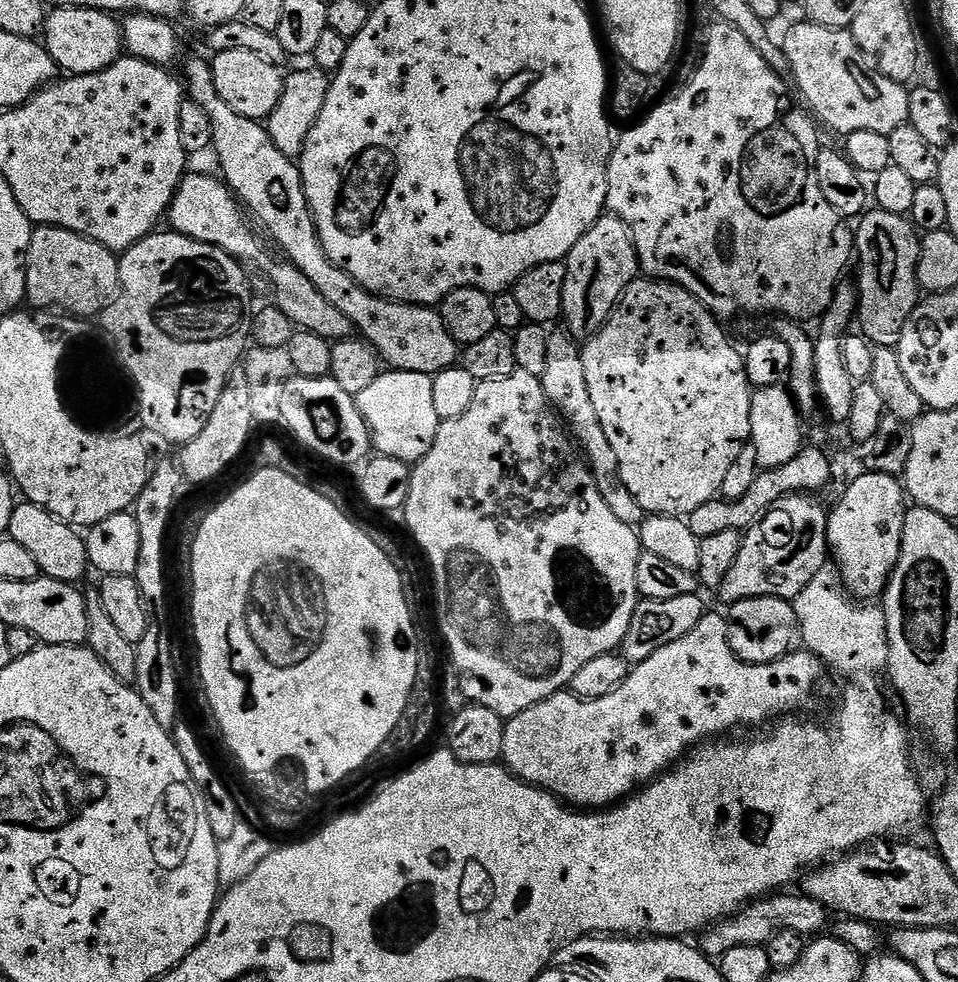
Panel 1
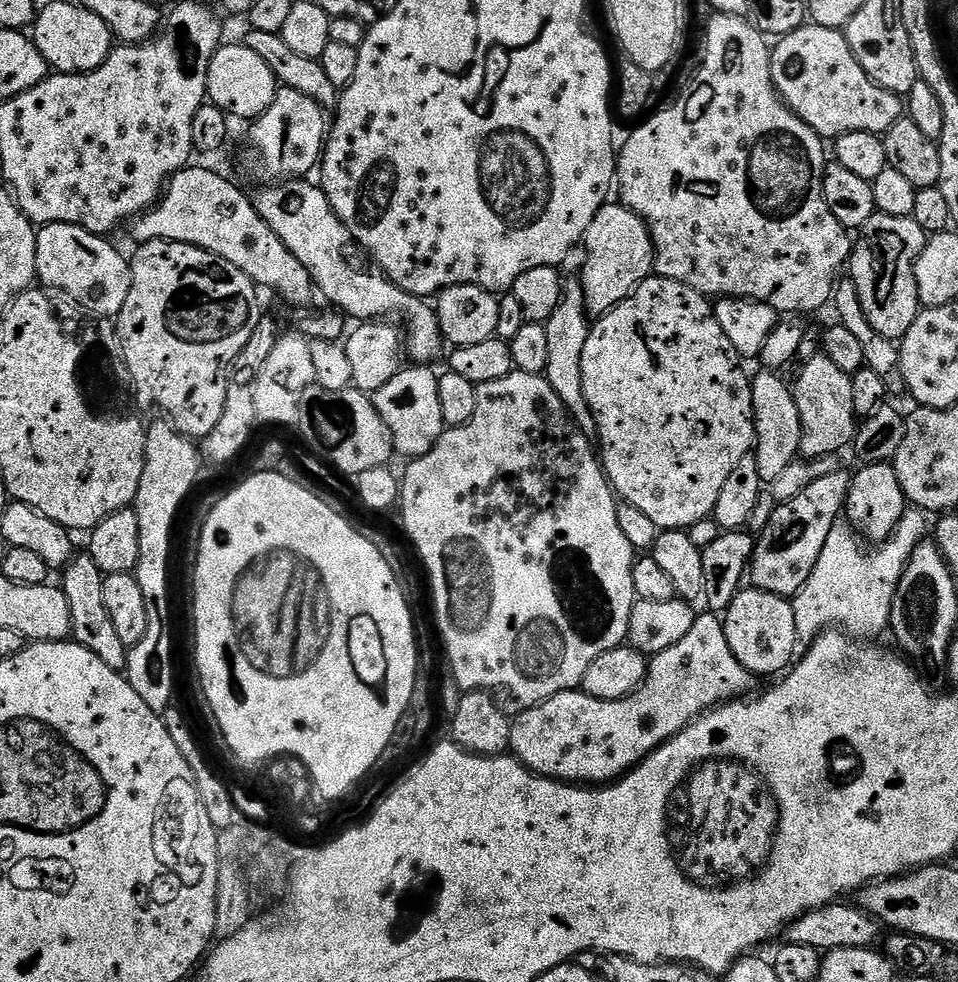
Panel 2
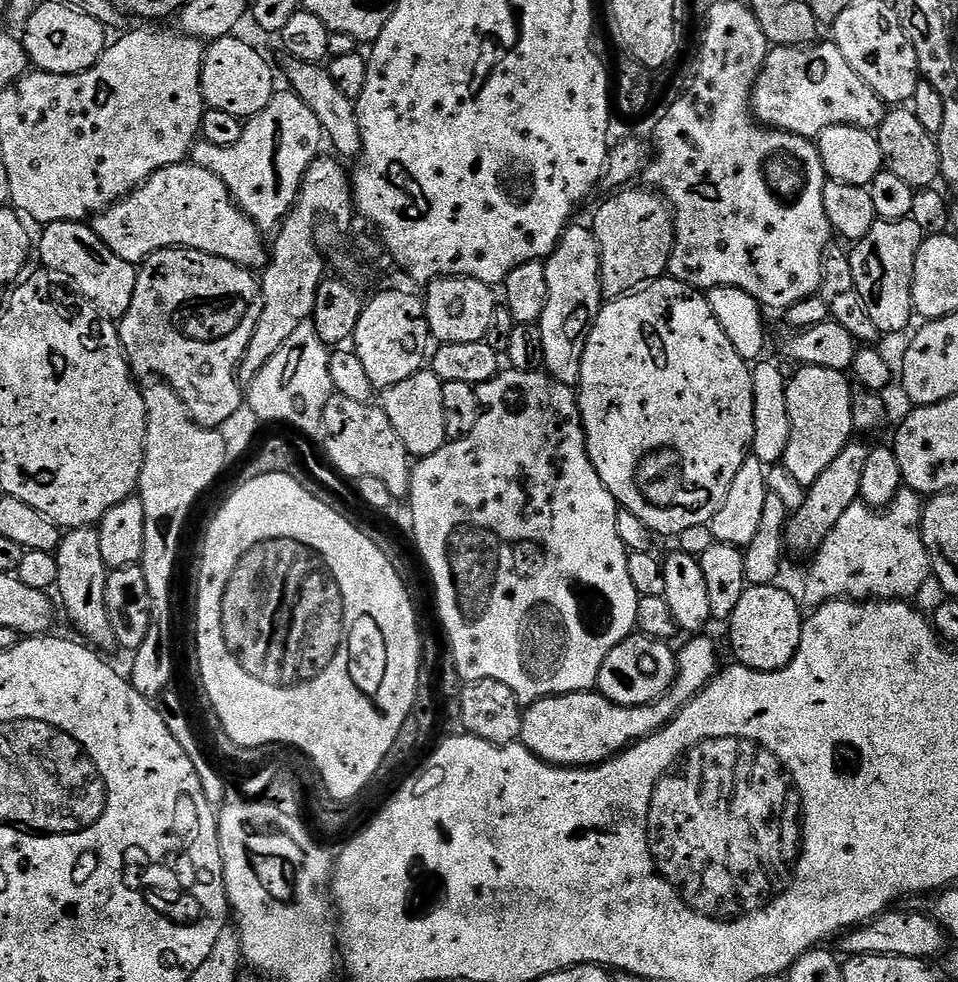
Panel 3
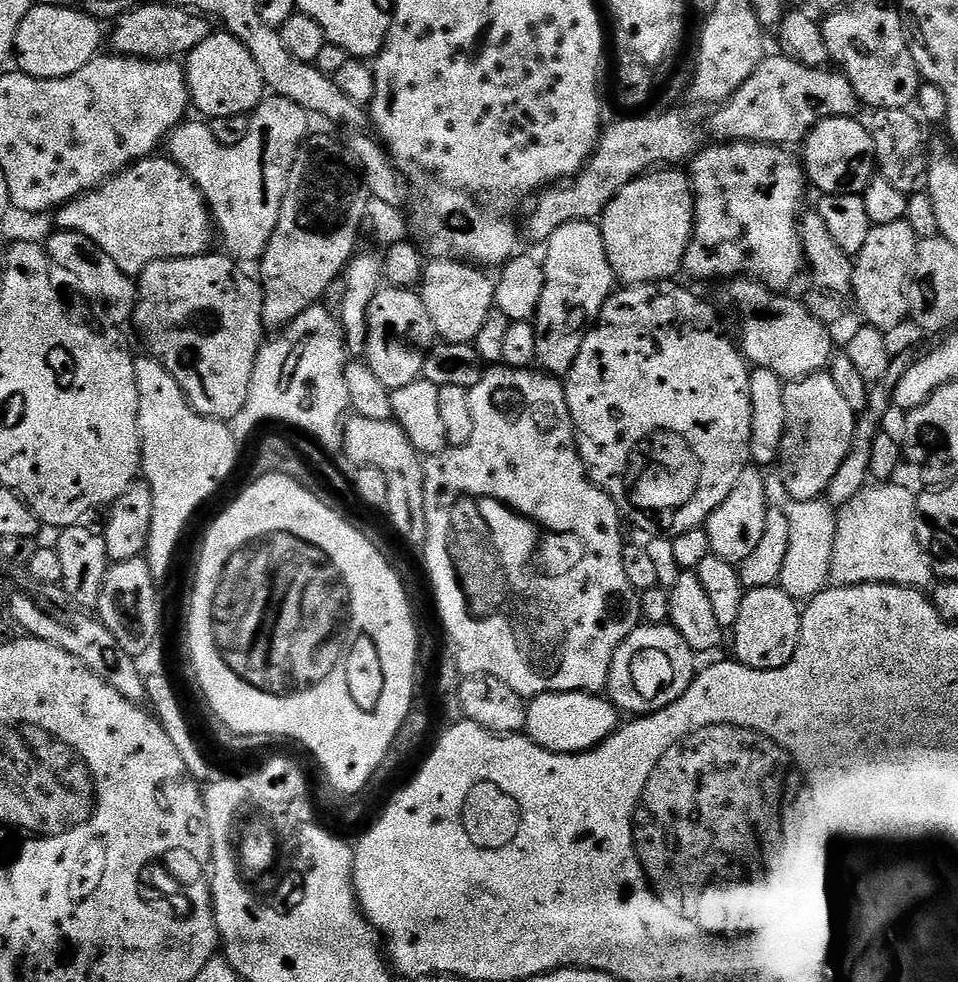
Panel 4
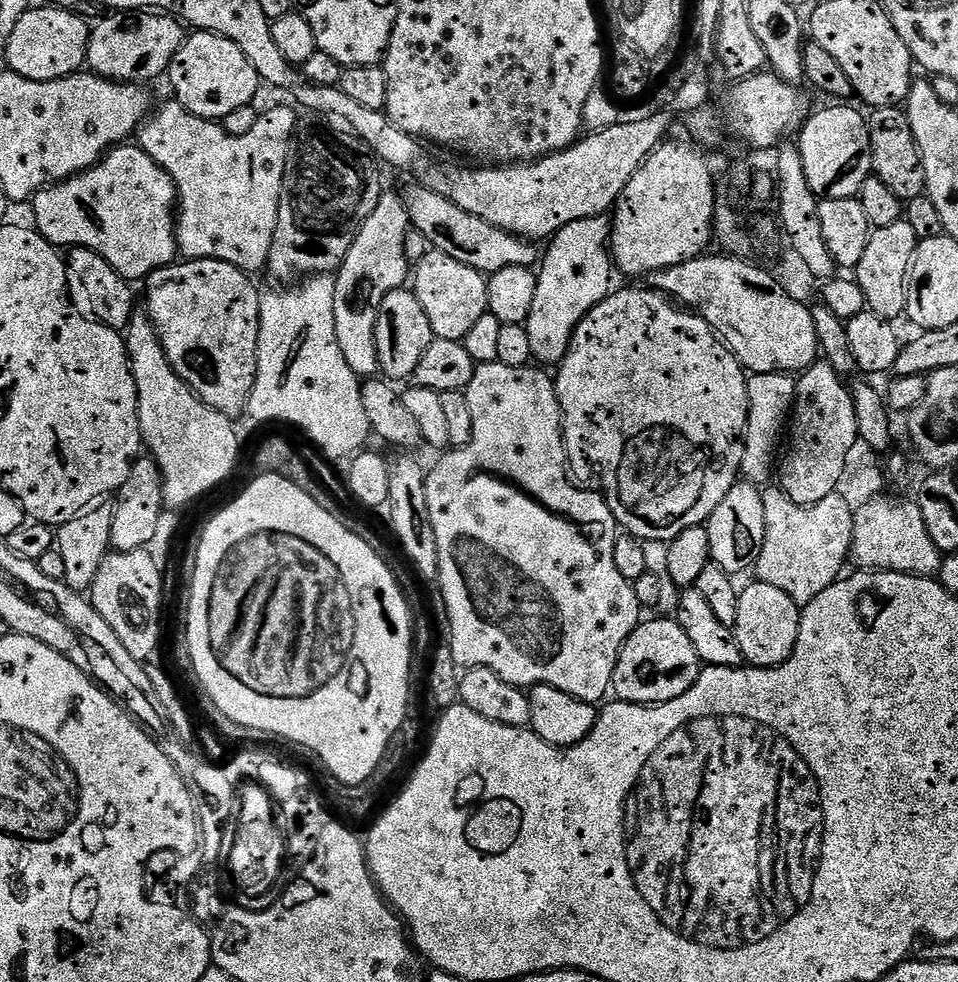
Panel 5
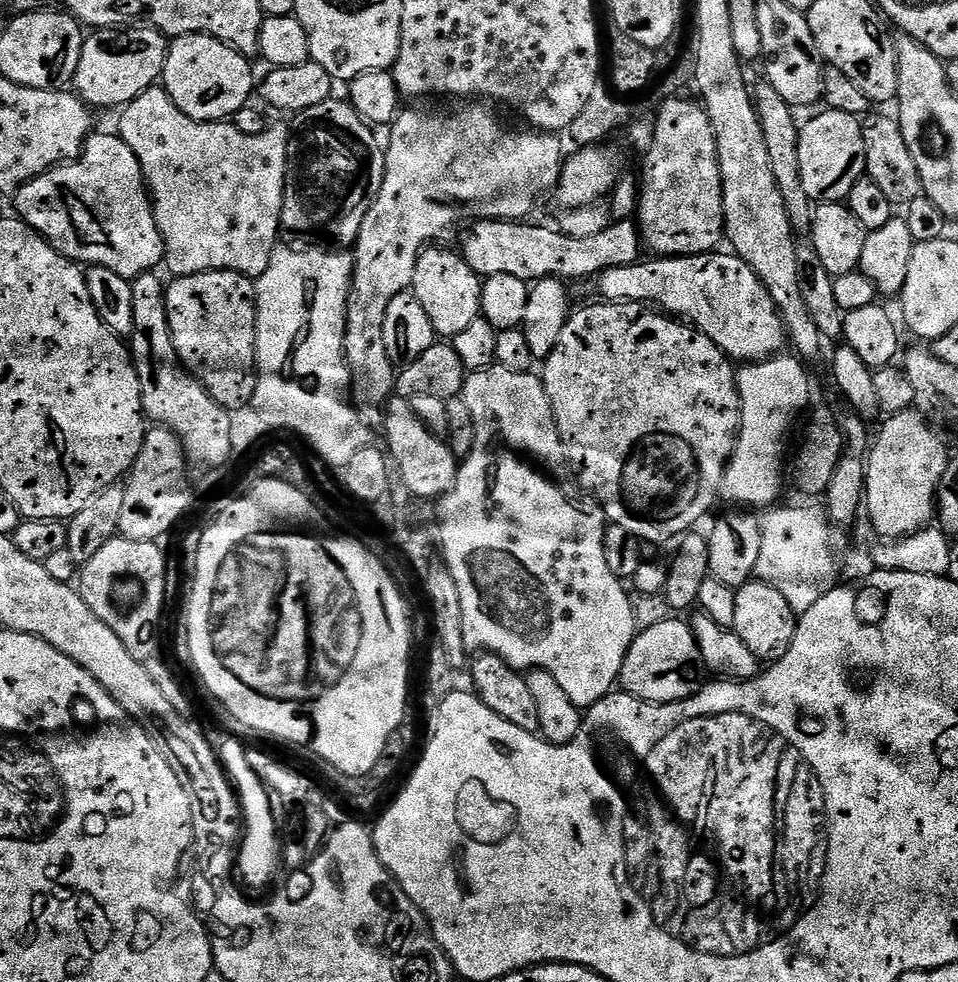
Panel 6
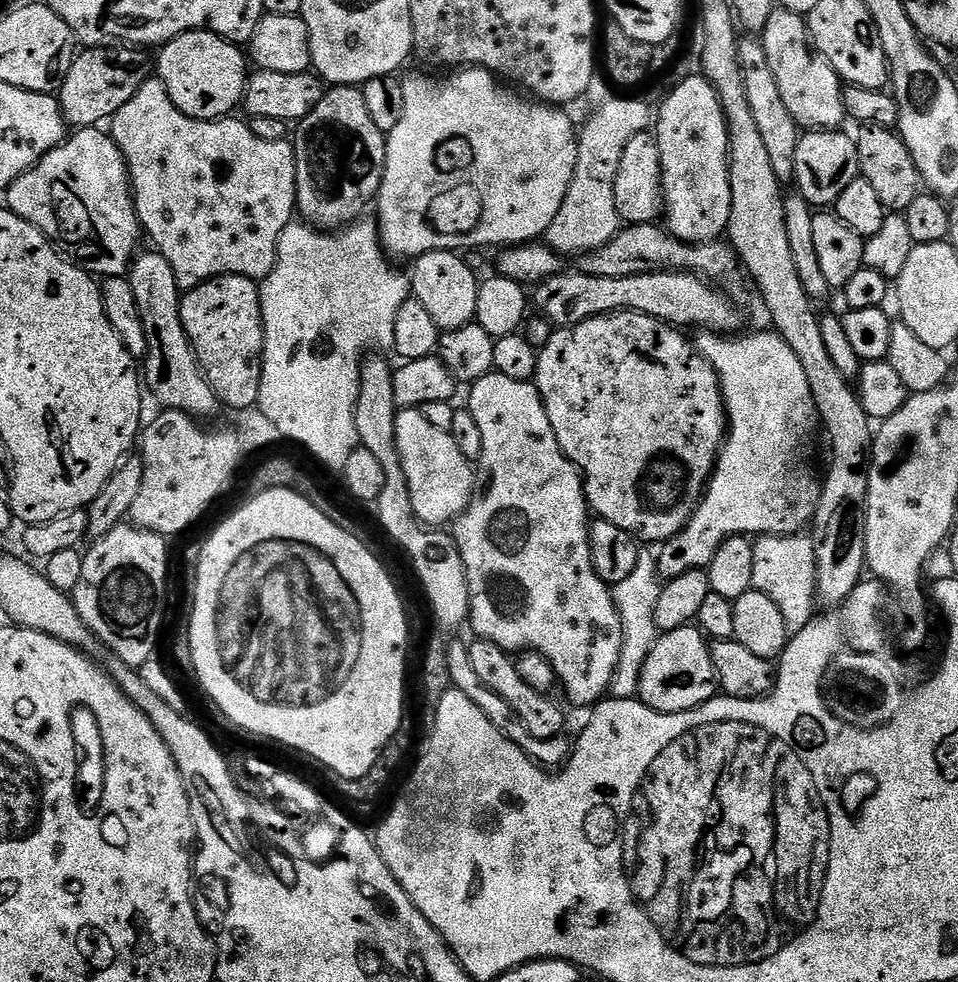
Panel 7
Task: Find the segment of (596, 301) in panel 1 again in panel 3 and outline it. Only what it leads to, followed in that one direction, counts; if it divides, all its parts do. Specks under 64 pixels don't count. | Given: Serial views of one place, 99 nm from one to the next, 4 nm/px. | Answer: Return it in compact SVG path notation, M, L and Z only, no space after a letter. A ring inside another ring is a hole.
M620 190L596 212L590 221L600 247L600 290L605 297L627 296L668 271L668 259L676 231L669 205L655 191Z

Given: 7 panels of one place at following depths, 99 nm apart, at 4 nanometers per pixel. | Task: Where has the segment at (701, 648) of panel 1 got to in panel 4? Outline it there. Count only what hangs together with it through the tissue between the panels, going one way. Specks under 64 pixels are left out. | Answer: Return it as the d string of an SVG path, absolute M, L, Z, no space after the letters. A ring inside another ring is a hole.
M547 692L527 701L526 735L551 752L590 752L611 736L622 723L621 713L611 700L591 692Z

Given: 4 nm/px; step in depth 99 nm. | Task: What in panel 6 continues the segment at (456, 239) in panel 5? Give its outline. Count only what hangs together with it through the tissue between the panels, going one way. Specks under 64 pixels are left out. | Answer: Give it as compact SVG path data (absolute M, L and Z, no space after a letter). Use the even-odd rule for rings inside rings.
M632 218L611 222L601 233L586 238L570 237L555 227L539 228L532 223L514 220L478 220L469 223L463 229L465 232L458 245L459 251L481 278L511 274L514 278L529 282L553 278L570 282L586 276L596 278L611 268L635 264L642 256L640 229Z

